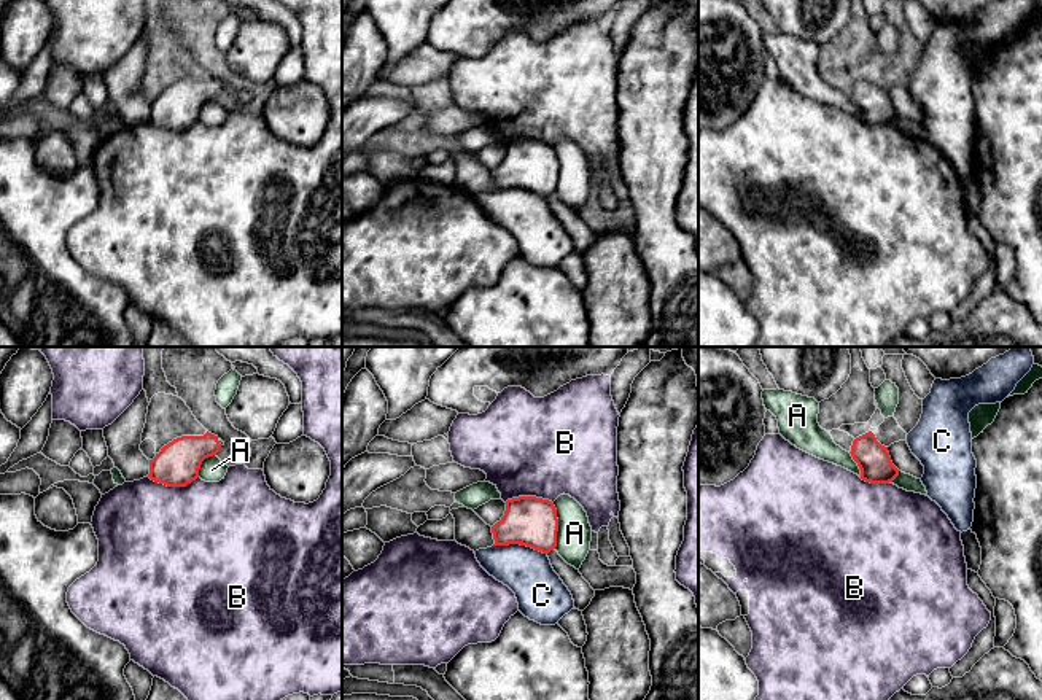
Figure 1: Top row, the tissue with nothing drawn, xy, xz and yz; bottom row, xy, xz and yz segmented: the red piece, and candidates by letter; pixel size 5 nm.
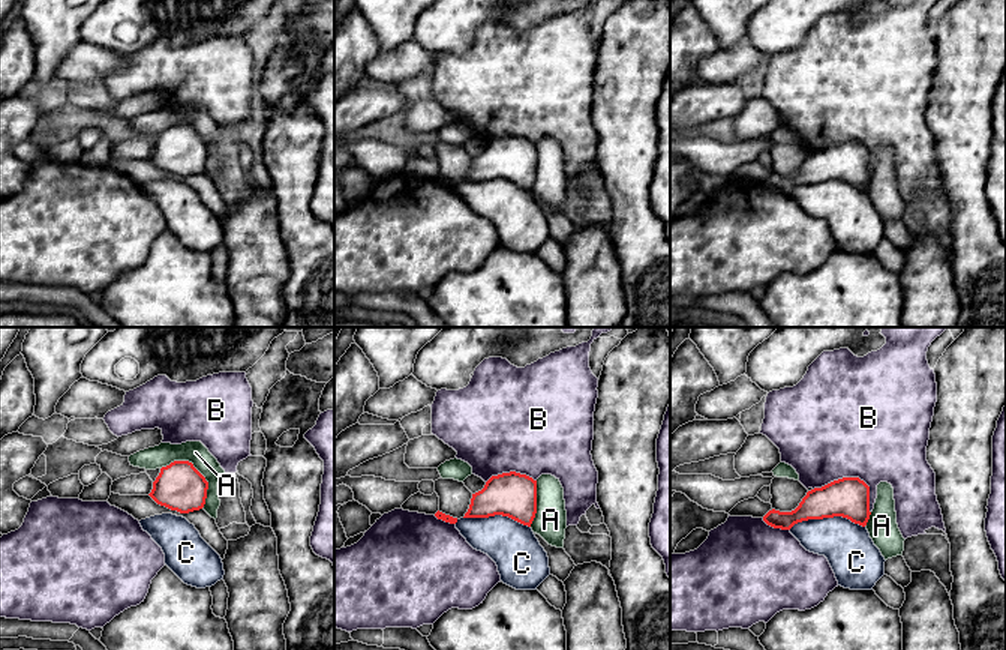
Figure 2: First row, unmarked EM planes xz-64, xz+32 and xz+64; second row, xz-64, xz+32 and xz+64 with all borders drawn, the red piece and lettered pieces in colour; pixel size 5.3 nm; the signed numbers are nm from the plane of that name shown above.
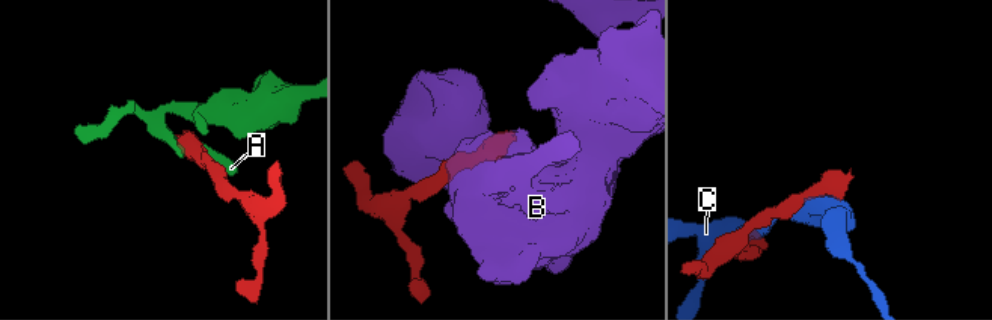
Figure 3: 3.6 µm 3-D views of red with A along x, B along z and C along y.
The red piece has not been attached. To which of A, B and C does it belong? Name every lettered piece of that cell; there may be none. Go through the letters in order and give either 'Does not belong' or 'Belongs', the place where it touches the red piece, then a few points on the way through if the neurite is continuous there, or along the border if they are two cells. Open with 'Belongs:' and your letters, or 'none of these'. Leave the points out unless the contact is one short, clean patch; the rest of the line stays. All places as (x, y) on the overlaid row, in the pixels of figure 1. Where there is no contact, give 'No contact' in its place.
Belongs: none of these
A: Does not belong. Touches red at xz (557, 525). Boundary: xz (552, 503), (557, 513), (555, 548)
B: Does not belong. Touches red at xy (174, 486)
C: Does not belong. Touches red at xz (520, 544)

